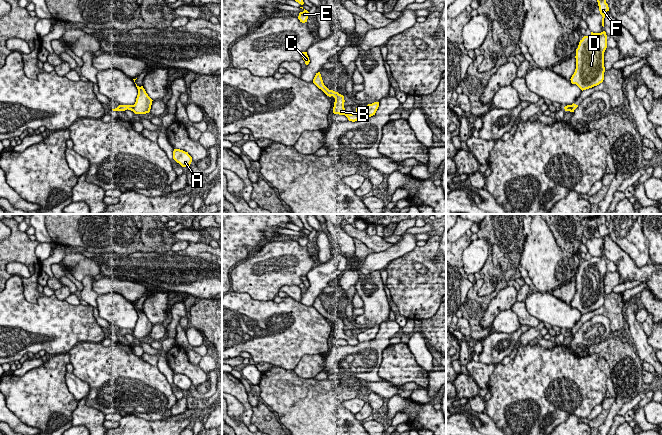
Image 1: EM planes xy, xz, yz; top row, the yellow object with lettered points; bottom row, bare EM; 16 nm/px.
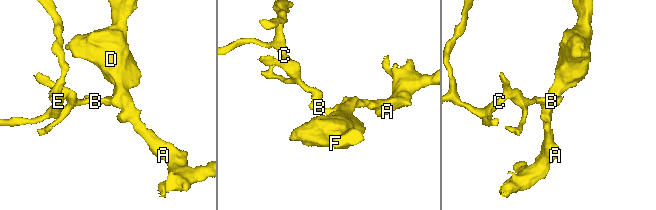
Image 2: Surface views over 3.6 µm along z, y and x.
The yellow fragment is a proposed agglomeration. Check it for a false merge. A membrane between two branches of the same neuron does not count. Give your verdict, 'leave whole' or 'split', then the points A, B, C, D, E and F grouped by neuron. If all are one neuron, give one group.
split | A D F / B C E

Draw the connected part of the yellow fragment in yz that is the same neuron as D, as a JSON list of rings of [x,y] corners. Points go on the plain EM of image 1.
[[[591,256],[590,260],[584,260],[576,273],[576,293],[571,301],[571,307],[576,308],[582,315],[599,309],[604,304],[604,276],[607,272],[607,259]]]

